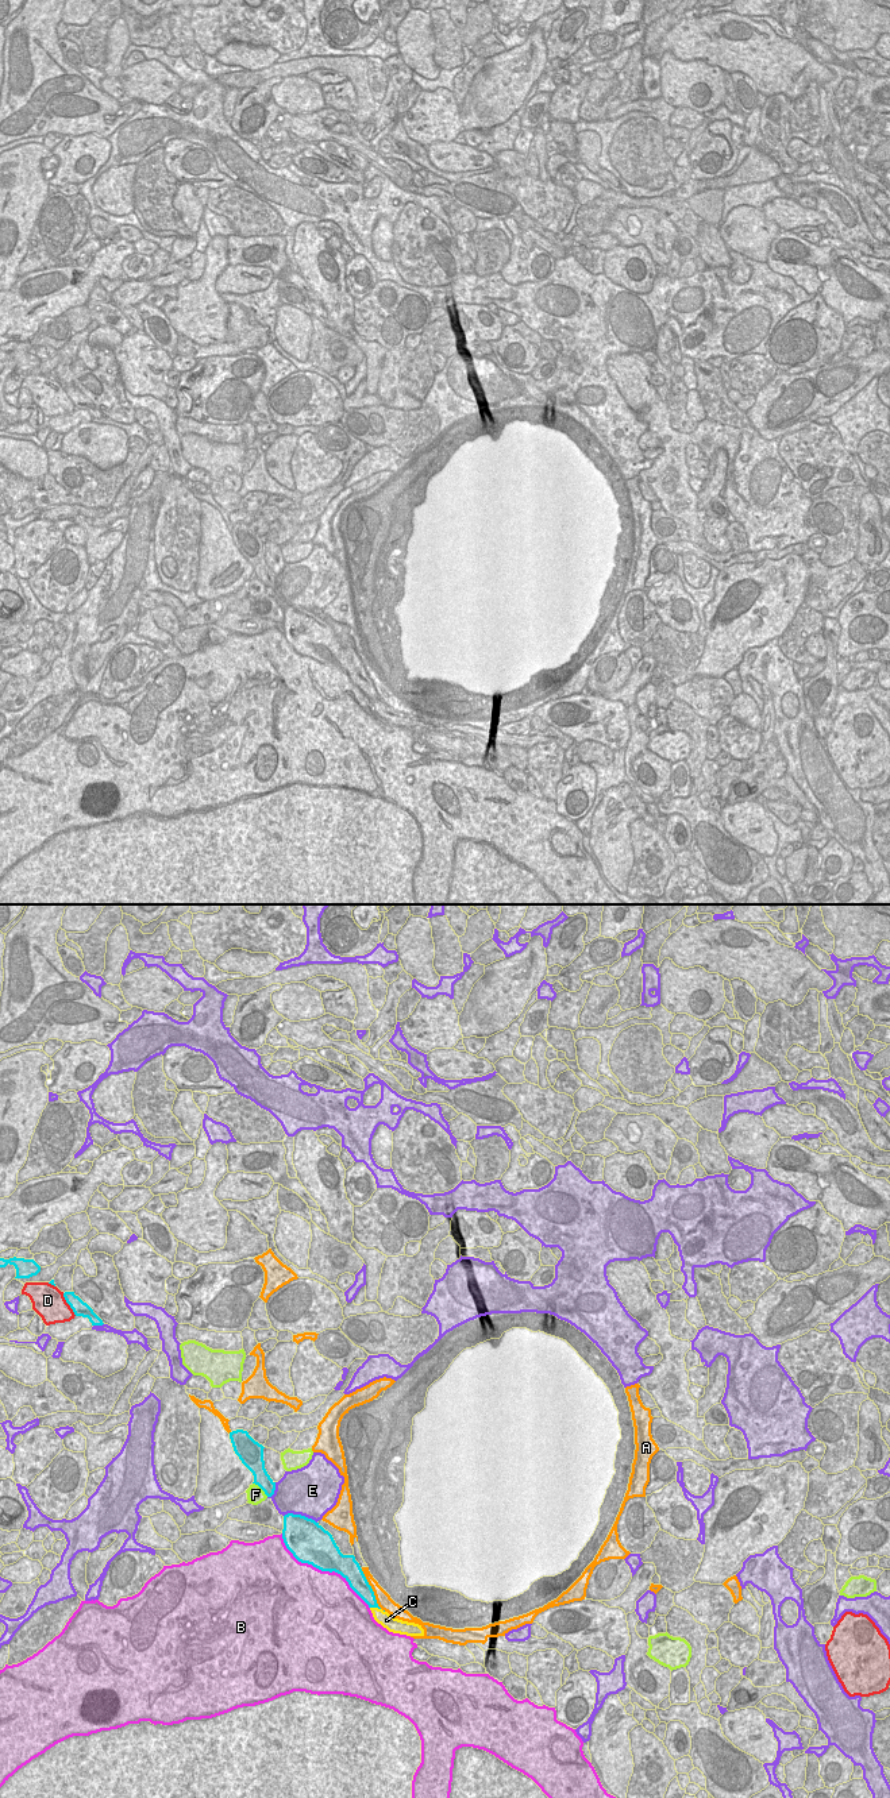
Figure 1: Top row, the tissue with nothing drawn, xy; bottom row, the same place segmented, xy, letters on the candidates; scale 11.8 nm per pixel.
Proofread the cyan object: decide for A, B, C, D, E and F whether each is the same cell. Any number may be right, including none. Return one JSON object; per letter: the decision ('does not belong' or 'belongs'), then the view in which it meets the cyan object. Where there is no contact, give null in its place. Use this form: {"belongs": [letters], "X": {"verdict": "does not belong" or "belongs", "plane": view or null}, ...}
{"belongs": ["C"], "A": {"verdict": "does not belong", "plane": "xy"}, "B": {"verdict": "does not belong", "plane": "xy"}, "C": {"verdict": "belongs", "plane": "xy"}, "D": {"verdict": "does not belong", "plane": "xy"}, "E": {"verdict": "does not belong", "plane": "xy"}, "F": {"verdict": "does not belong", "plane": "xy"}}

